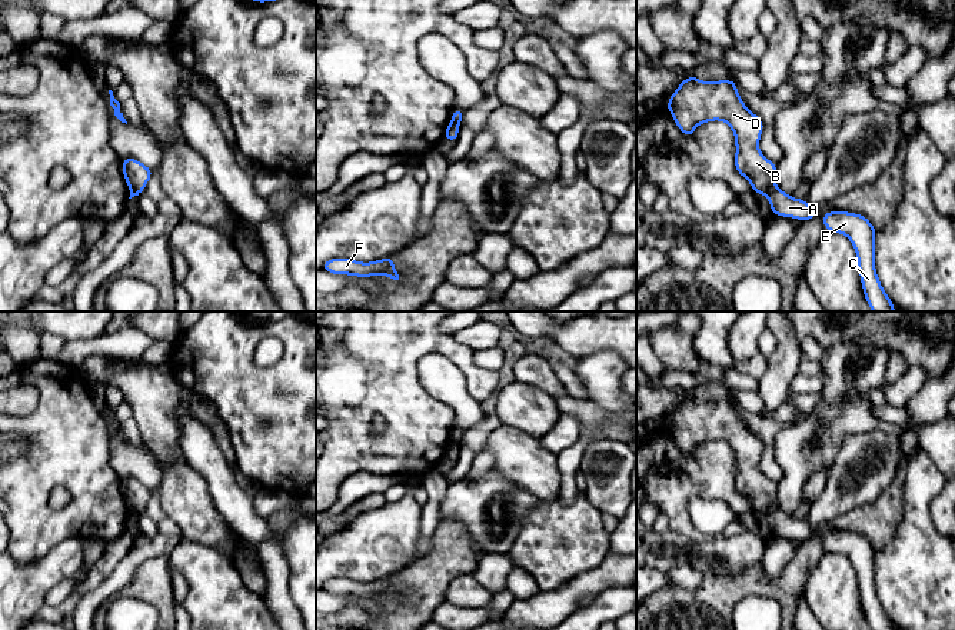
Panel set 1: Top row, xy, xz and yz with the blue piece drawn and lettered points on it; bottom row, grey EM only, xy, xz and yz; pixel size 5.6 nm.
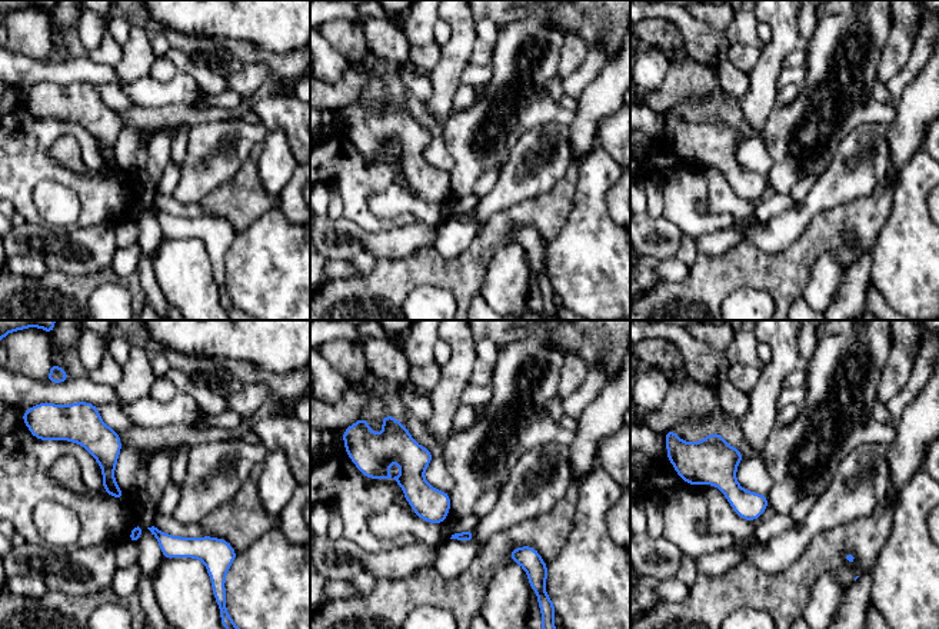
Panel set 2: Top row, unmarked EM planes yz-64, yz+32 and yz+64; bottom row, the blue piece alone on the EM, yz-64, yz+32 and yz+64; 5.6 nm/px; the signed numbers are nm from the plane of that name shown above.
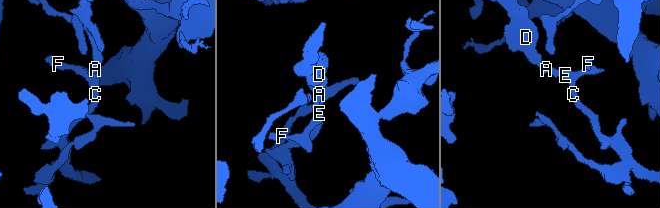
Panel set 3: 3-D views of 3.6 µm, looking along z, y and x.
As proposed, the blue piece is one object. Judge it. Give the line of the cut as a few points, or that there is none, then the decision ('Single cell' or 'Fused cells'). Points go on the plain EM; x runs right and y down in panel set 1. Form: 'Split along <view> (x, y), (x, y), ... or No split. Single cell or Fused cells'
Split along yz (775, 506), (767, 514). Fused cells

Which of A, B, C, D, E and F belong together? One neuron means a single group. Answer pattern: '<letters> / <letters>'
A C E F / B D

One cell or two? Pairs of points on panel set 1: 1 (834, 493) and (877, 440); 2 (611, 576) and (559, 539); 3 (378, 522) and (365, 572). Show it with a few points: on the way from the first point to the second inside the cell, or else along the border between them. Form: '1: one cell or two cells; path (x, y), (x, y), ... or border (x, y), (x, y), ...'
1: one cell; path (847, 480), (874, 453)
2: two cells; border (608, 552), (596, 566), (566, 582)
3: one cell; path (378, 534), (378, 540), (365, 553), (365, 559)

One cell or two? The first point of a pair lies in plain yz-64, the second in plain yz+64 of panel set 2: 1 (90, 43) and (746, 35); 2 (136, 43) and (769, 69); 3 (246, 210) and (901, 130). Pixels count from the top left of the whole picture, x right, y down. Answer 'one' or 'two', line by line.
1: one
2: one
3: two

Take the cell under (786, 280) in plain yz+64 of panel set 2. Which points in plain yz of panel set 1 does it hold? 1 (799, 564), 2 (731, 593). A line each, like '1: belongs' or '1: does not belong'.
1: belongs
2: belongs

